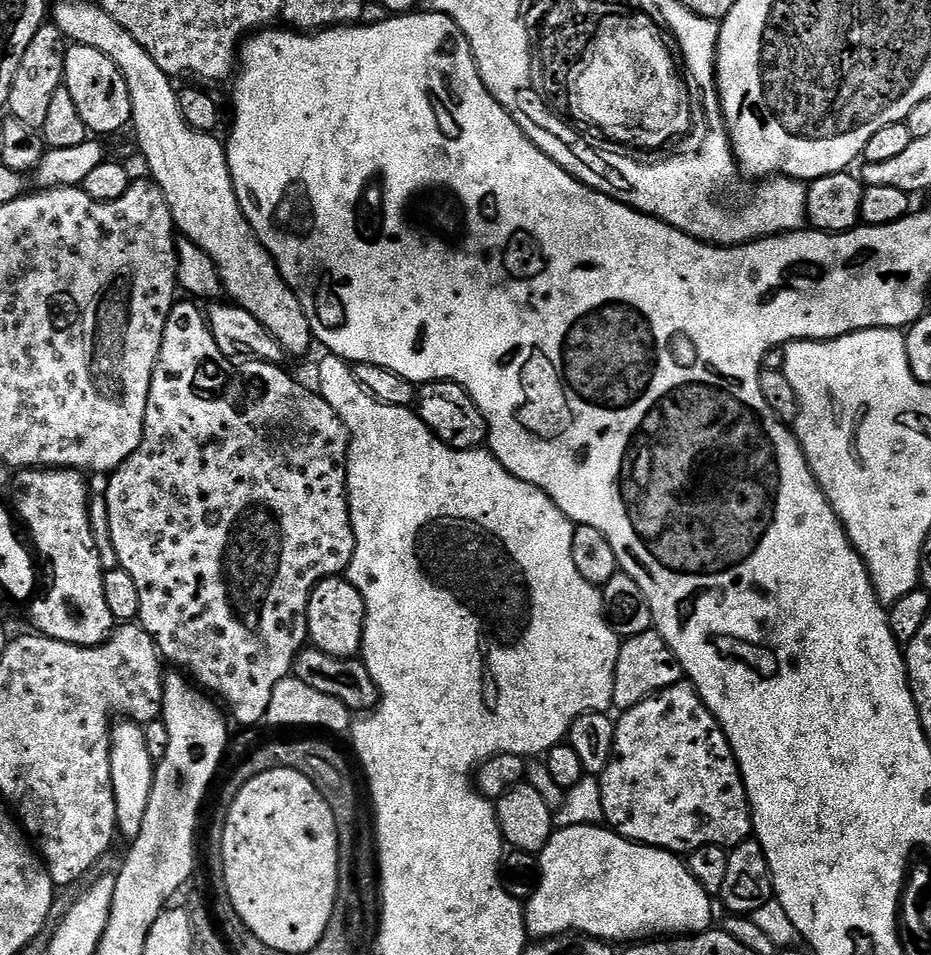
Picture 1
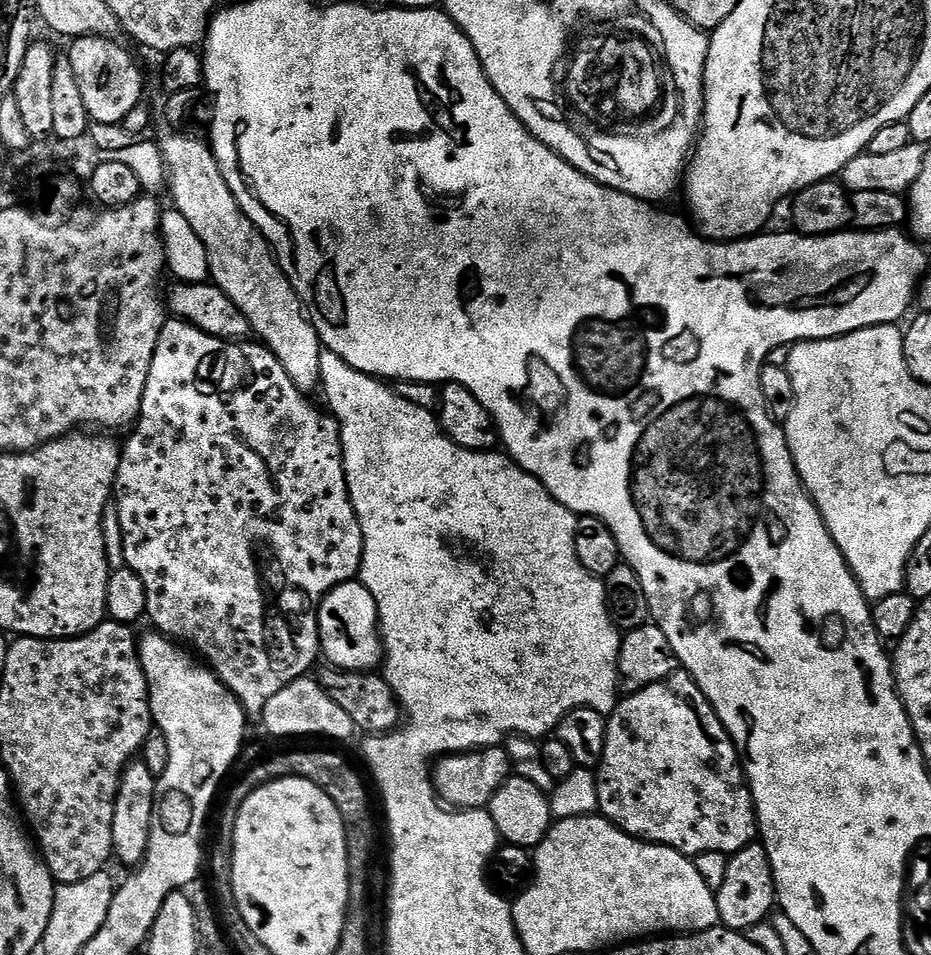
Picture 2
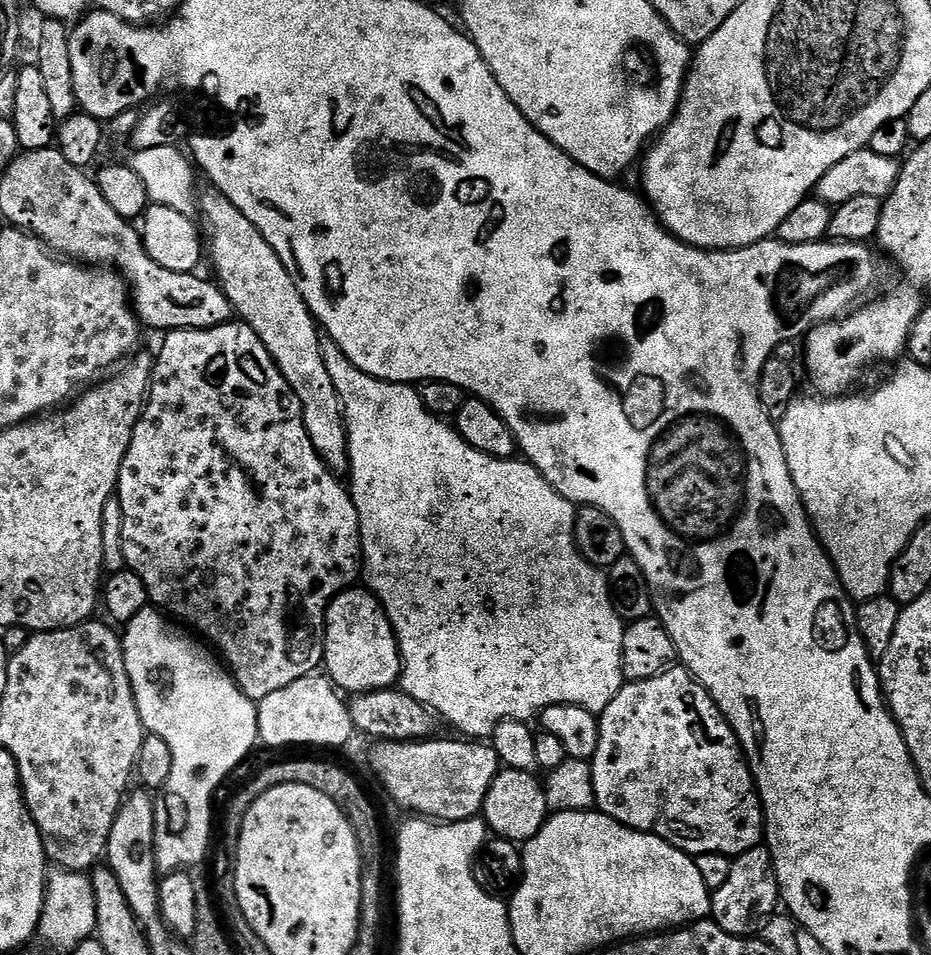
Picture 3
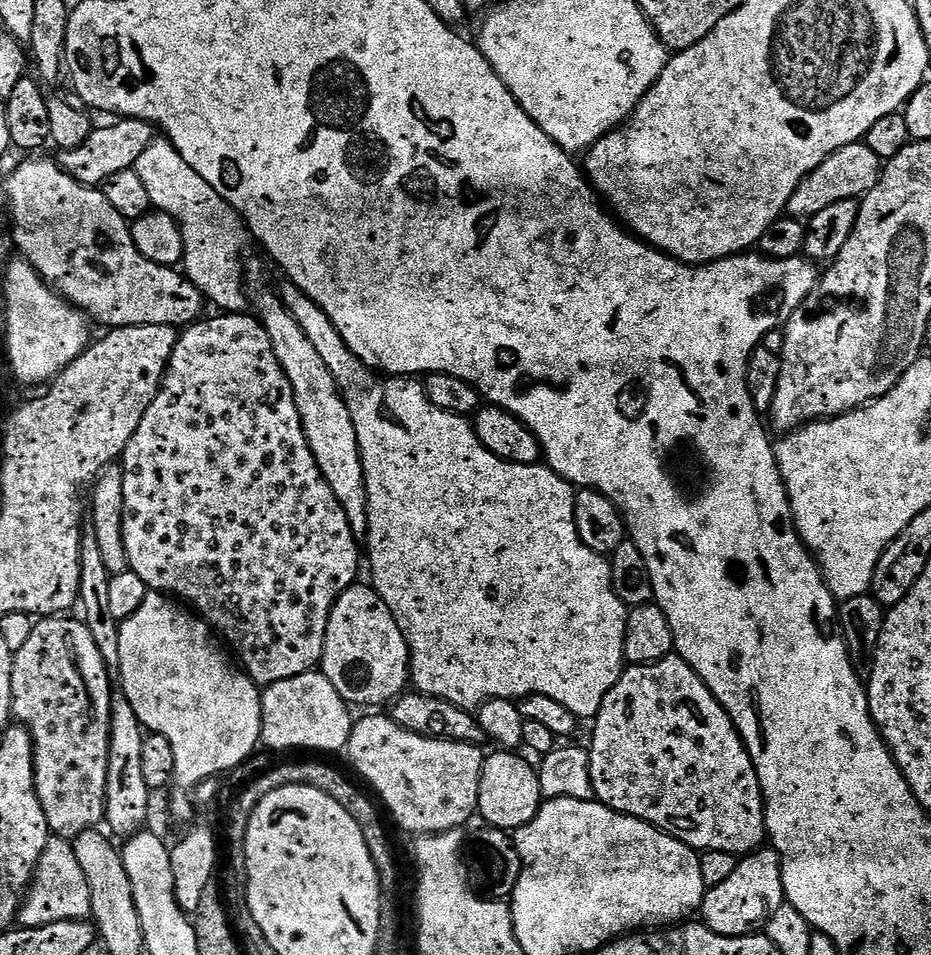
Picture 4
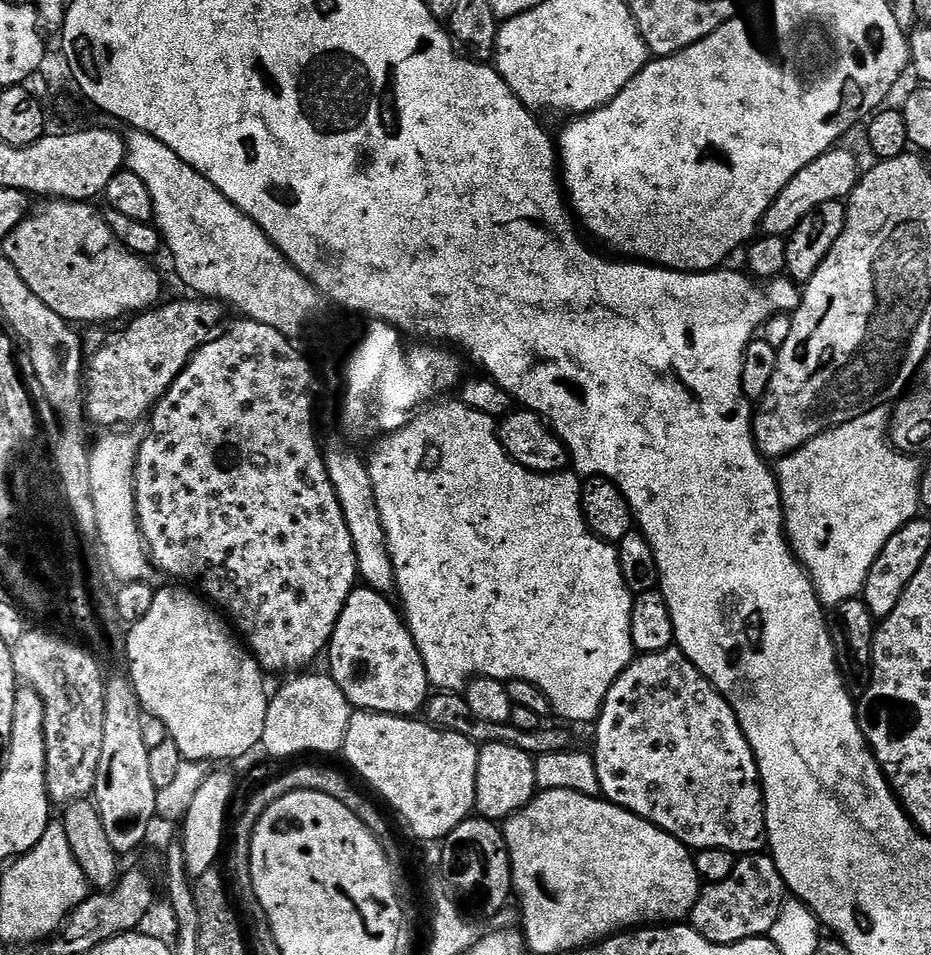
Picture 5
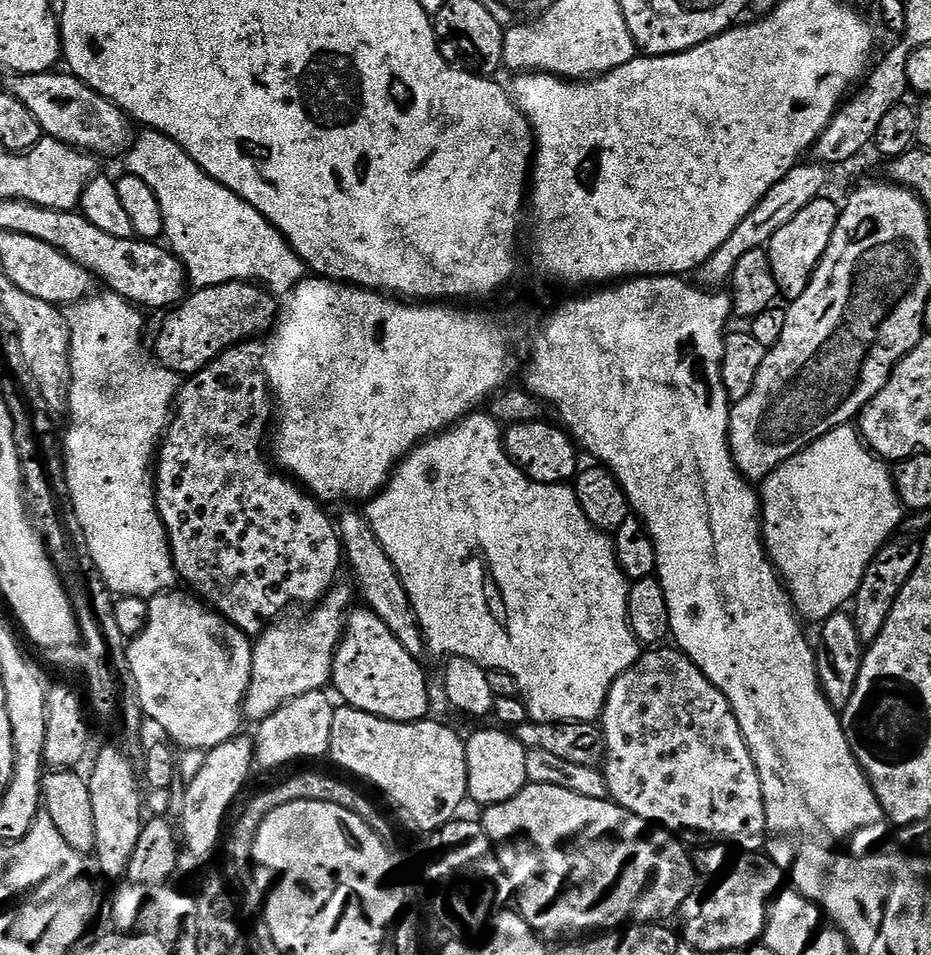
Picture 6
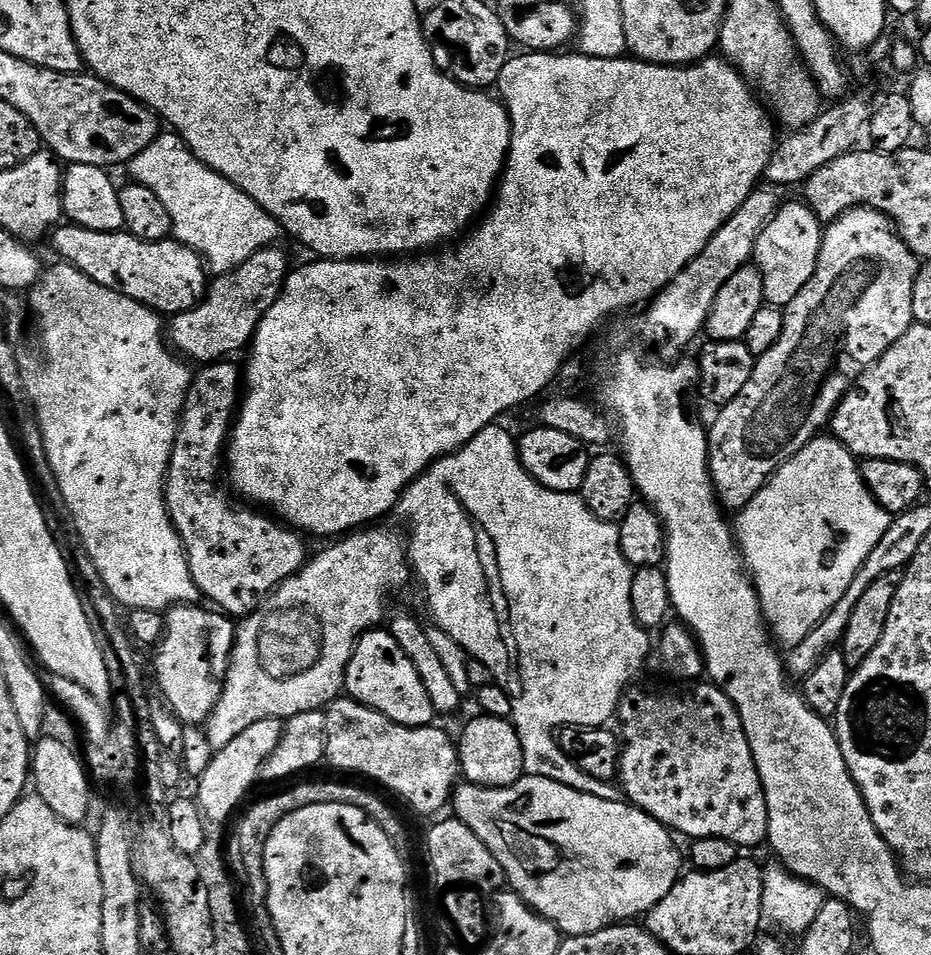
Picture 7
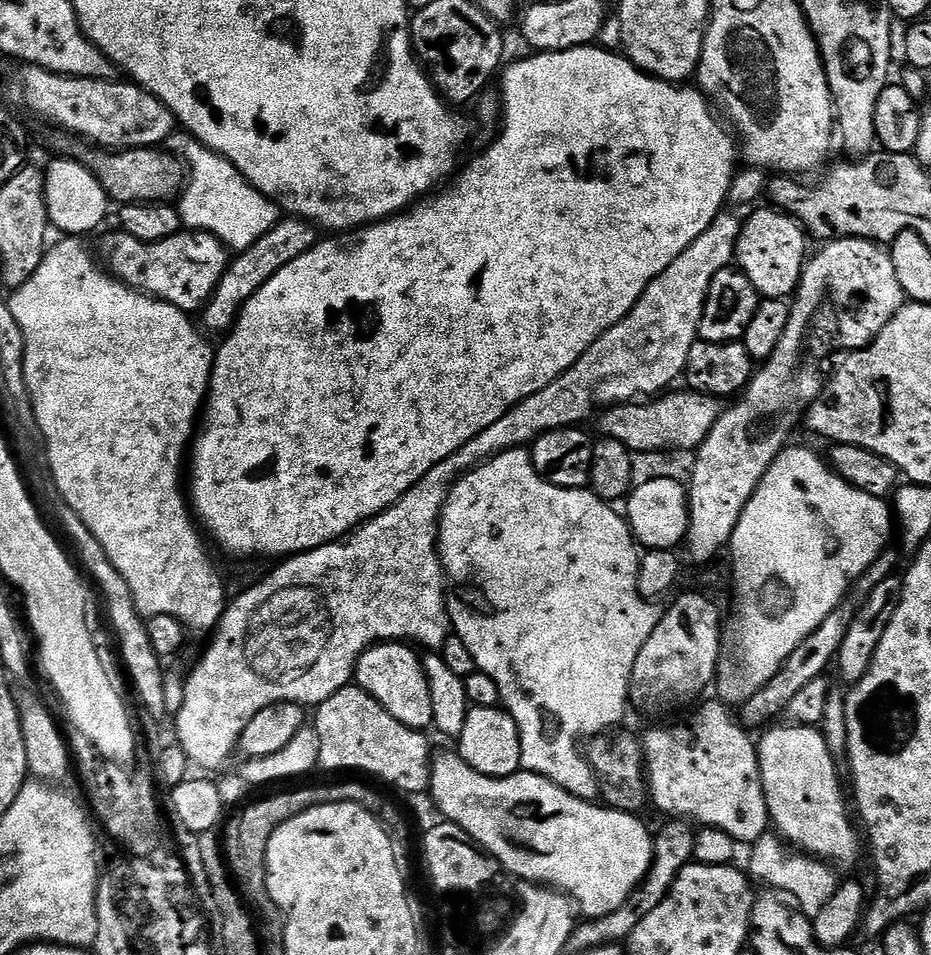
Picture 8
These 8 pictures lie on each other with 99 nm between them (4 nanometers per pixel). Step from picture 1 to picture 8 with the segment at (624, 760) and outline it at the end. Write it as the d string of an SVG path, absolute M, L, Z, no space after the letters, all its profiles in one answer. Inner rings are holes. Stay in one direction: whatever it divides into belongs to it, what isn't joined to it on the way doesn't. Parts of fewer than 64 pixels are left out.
M719 698L711 699L712 700L705 699L703 701L705 704L702 705L689 720L684 720L681 724L672 724L669 728L652 728L648 733L643 733L644 767L646 769L650 804L651 807L656 807L658 811L665 812L668 818L683 818L685 821L691 822L696 826L717 828L726 834L730 834L730 838L739 842L741 845L751 846L755 844L758 838L765 836L770 828L768 803L764 797L764 787L762 786L762 778L760 777L760 753L758 751L758 744L755 739L751 740L751 738L748 737L751 736L749 729L745 728L743 723L737 719L733 709L729 707L729 705L725 704L724 701Z

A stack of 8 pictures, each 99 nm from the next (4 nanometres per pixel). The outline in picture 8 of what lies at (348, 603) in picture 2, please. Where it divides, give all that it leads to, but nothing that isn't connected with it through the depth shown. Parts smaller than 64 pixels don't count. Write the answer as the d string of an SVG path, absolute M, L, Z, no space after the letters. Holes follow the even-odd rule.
M381 642L367 648L356 663L355 687L370 694L398 722L413 730L432 728L434 709L430 703L430 686L421 657L411 652L404 642Z

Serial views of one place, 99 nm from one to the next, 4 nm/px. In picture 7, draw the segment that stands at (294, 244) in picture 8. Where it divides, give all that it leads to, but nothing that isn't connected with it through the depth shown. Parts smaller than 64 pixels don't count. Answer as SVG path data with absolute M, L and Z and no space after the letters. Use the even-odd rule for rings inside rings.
M269 246L246 258L242 266L215 277L195 308L171 317L172 325L169 323L166 328L171 347L181 357L197 360L200 366L235 357L232 356L235 352L243 353L251 345L252 335L258 330L266 310L276 304L289 271L290 263L280 246Z

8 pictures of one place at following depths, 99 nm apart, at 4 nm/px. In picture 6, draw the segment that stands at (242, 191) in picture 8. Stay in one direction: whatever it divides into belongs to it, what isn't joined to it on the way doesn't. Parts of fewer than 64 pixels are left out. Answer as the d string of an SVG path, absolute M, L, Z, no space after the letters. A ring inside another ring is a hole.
M144 130L141 133L141 136L139 133L133 139L132 147L126 153L126 172L129 176L142 178L142 182L146 182L150 190L154 190L158 206L162 206L163 239L171 252L180 259L187 283L196 288L209 288L235 280L246 280L259 282L277 298L291 294L301 280L305 279L306 265L288 239L257 208L250 206L250 202L246 202L229 188L210 178L210 174L203 172L194 162L194 158L190 158L190 154L186 154L182 146L178 146L178 142L161 132Z

